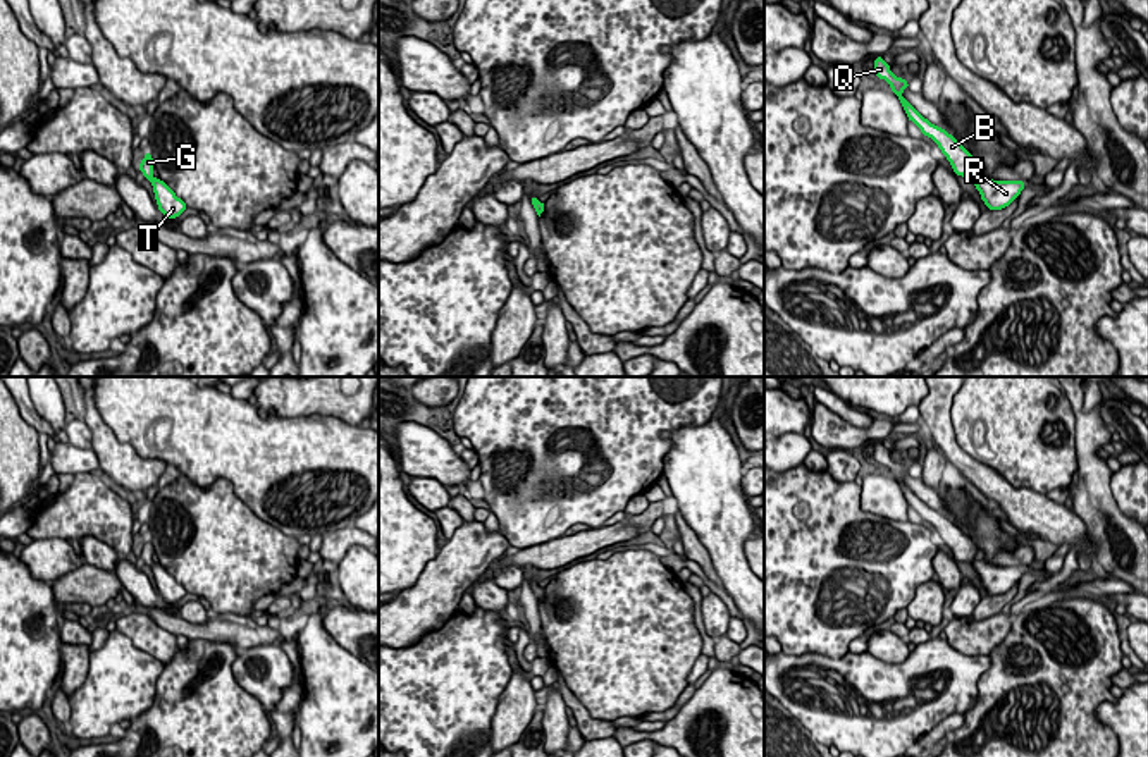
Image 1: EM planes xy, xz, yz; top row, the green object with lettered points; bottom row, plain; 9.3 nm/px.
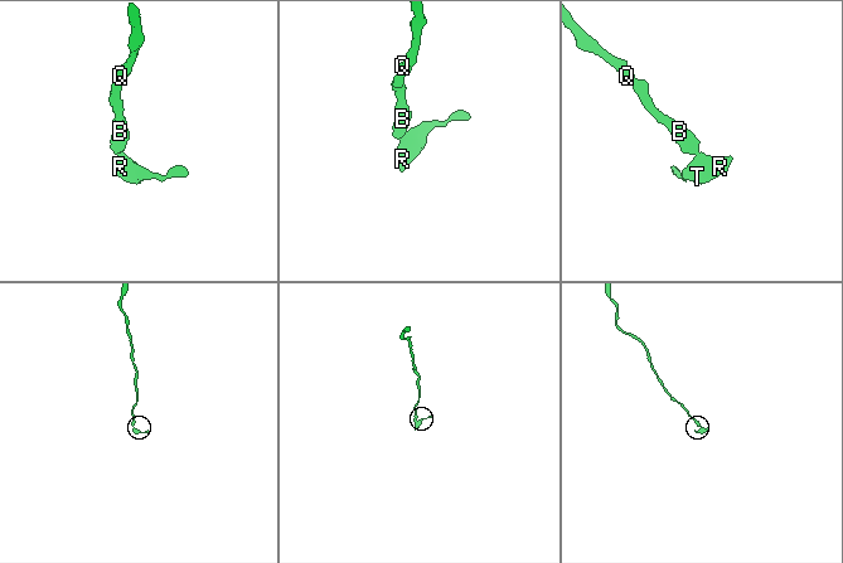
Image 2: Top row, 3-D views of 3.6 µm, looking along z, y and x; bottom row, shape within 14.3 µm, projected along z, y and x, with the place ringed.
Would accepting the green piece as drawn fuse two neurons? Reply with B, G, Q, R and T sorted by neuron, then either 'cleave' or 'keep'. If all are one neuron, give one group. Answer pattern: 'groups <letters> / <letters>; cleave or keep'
groups B G Q R T; keep

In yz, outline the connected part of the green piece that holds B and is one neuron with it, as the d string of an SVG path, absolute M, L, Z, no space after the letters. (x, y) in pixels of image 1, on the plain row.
M883 442L874 444L873 458L885 465L902 489L907 504L912 506L924 521L931 523L941 539L950 547L954 559L962 563L971 563L974 566L976 575L981 580L981 585L988 592L988 595L1002 595L1009 592L1015 583L1019 583L1021 576L1024 575L1024 566L993 566L981 561L976 561L978 547L952 520L945 514L931 509L924 504L904 482L902 477L909 473L907 465L897 463L890 451L883 446Z

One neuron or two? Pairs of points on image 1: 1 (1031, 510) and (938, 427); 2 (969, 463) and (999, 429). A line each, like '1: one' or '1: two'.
1: one
2: two

